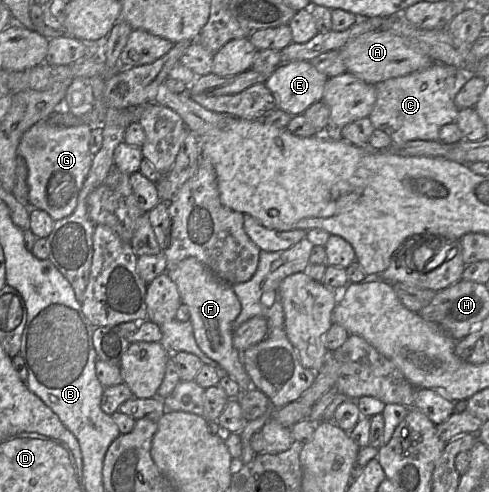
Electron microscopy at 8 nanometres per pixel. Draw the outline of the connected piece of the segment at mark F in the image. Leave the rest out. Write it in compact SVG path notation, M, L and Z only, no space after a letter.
M188 257L176 265L169 265L168 276L177 285L181 302L188 306L194 337L202 352L223 369L225 375L237 382L240 394L251 388L247 374L238 352L232 344L232 323L241 311L241 303L232 285L219 279L209 268L195 257Z

